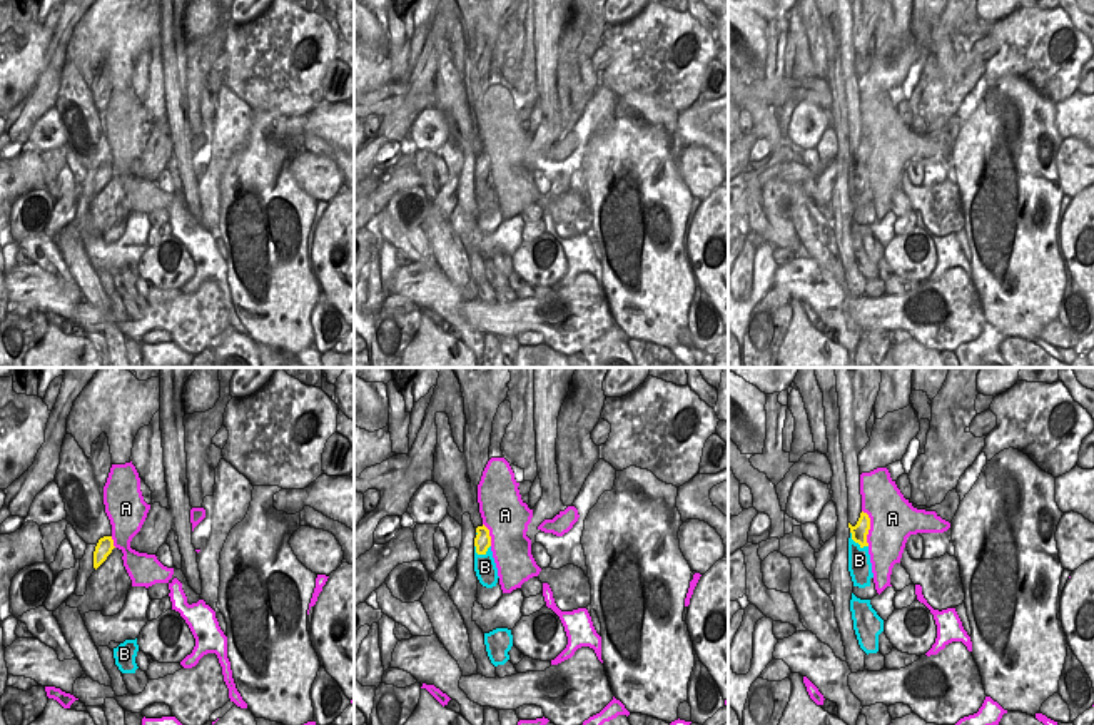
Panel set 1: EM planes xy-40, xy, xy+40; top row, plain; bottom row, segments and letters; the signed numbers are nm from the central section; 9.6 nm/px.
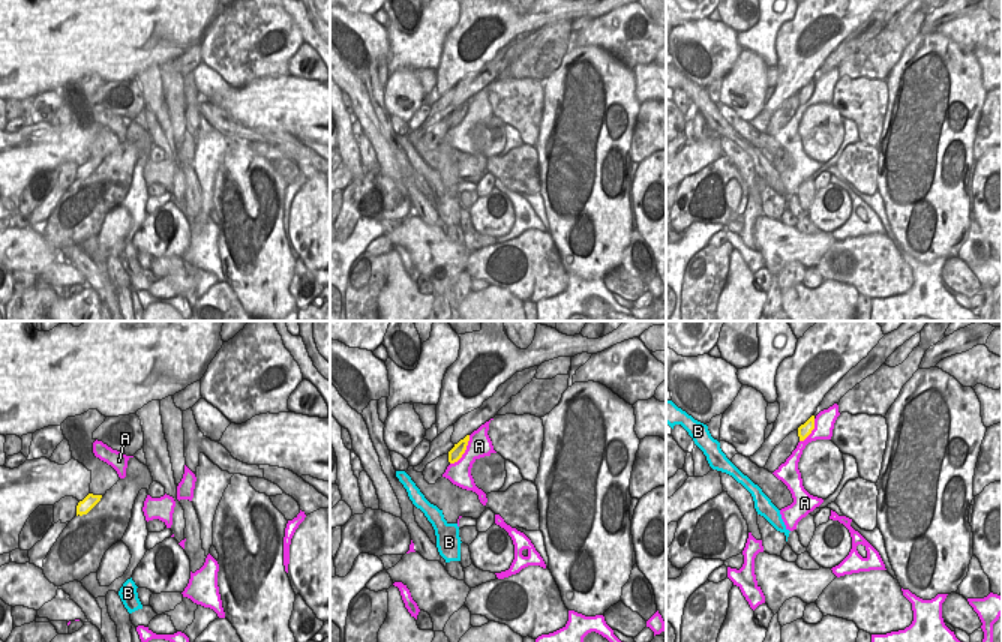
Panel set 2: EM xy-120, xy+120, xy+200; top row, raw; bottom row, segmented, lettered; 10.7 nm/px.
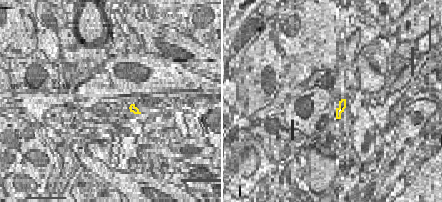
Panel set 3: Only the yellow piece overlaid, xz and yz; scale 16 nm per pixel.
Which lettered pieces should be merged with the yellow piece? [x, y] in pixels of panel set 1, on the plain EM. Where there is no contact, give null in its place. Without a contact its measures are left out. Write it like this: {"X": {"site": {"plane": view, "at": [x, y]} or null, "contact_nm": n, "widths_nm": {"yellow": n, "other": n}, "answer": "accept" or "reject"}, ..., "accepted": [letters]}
{"A": {"site": {"plane": "xy+40", "at": [869, 154]}, "contact_nm": 360, "widths_nm": {"yellow": 160, "other": 440}, "answer": "reject"}, "B": {"site": {"plane": "xy", "at": [483, 179]}, "contact_nm": 170, "widths_nm": {"yellow": 160, "other": 220}, "answer": "reject"}, "accepted": []}

